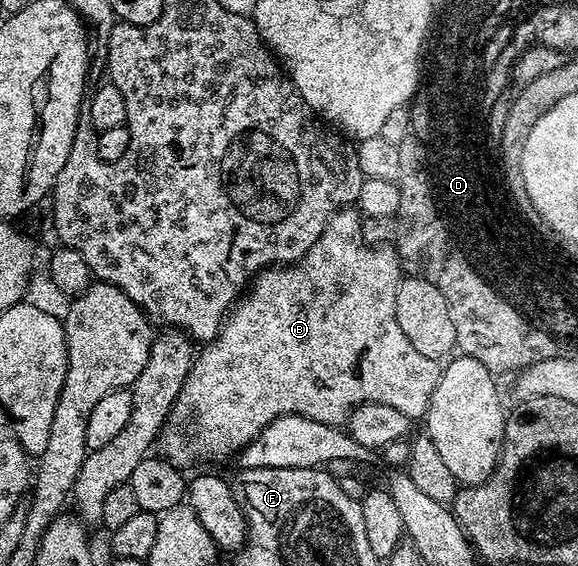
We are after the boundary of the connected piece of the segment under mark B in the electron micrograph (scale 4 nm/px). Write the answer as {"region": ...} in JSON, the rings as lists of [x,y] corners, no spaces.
{"region":[[[337,209],[324,225],[324,231],[318,236],[318,240],[300,257],[299,262],[285,265],[283,268],[261,269],[251,279],[246,293],[224,319],[220,333],[195,355],[195,362],[188,374],[188,379],[182,384],[175,404],[174,422],[176,418],[177,424],[184,426],[184,434],[165,433],[158,446],[159,453],[173,466],[187,468],[191,462],[196,462],[199,458],[228,458],[231,454],[239,455],[245,446],[256,441],[265,426],[270,425],[276,418],[286,417],[288,414],[308,417],[310,420],[321,421],[322,424],[337,427],[343,427],[357,408],[369,404],[389,406],[413,420],[423,419],[427,415],[428,406],[432,403],[432,393],[436,391],[436,386],[440,383],[441,367],[438,365],[437,359],[422,356],[422,352],[416,351],[414,344],[410,344],[410,340],[406,340],[406,335],[398,325],[396,315],[398,288],[402,281],[400,258],[391,245],[367,244],[363,238],[361,223],[361,215],[355,209]]]}

